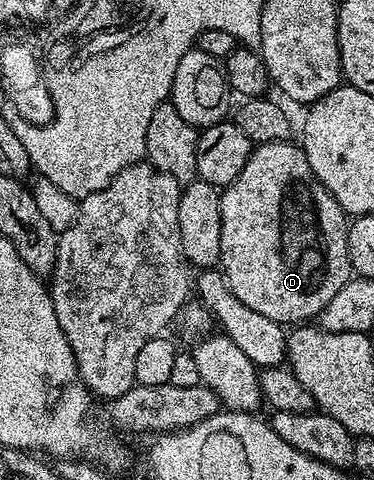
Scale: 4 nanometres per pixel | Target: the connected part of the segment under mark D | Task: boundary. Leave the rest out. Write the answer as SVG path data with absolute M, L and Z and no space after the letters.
M294 142L260 143L245 161L245 169L237 173L237 181L222 188L221 257L219 258L227 287L253 313L269 317L284 325L303 325L314 320L333 301L333 296L352 278L347 229L349 216L317 181L302 146Z

